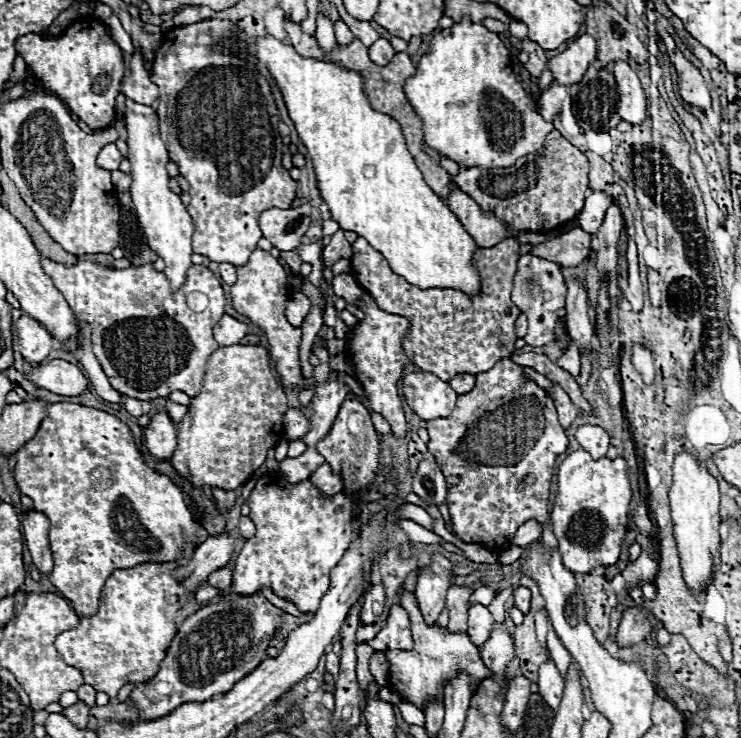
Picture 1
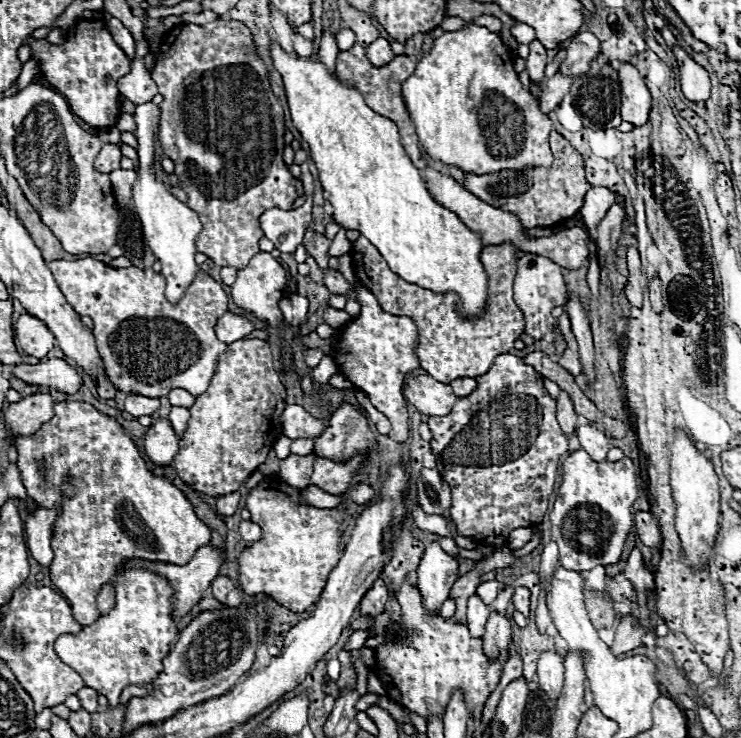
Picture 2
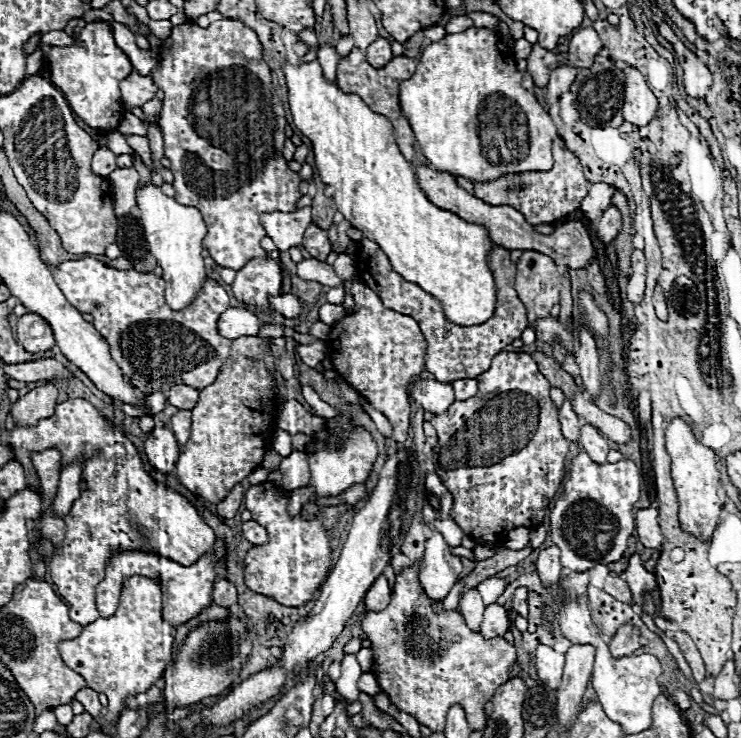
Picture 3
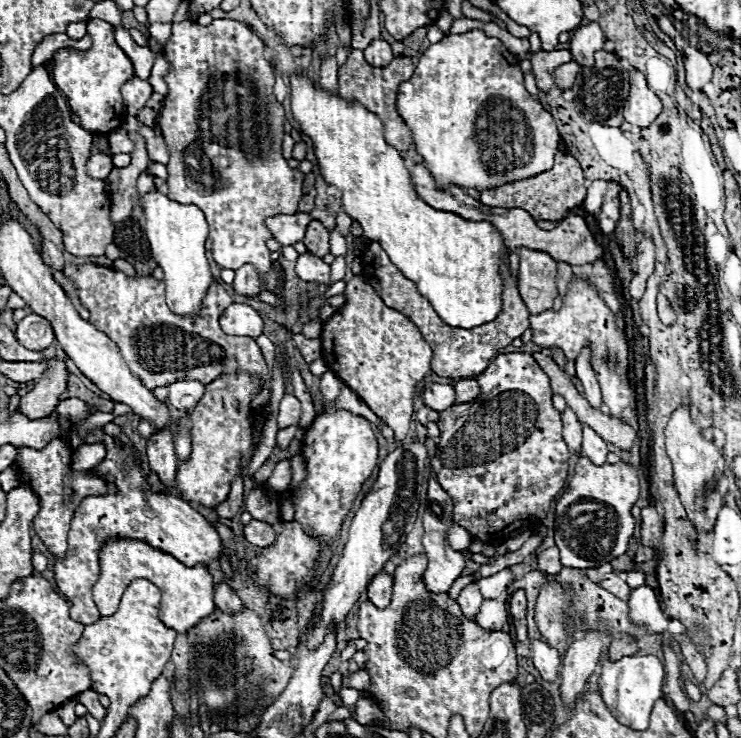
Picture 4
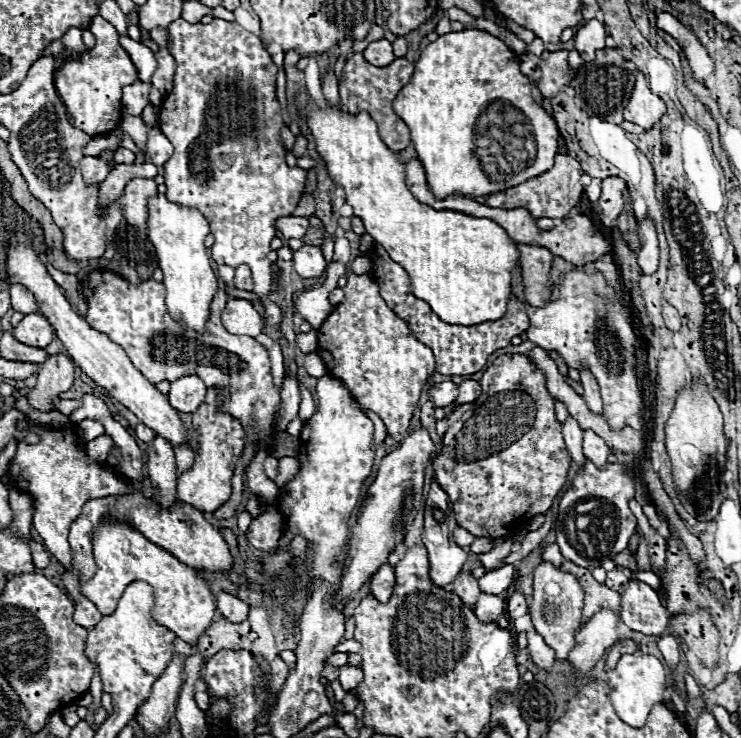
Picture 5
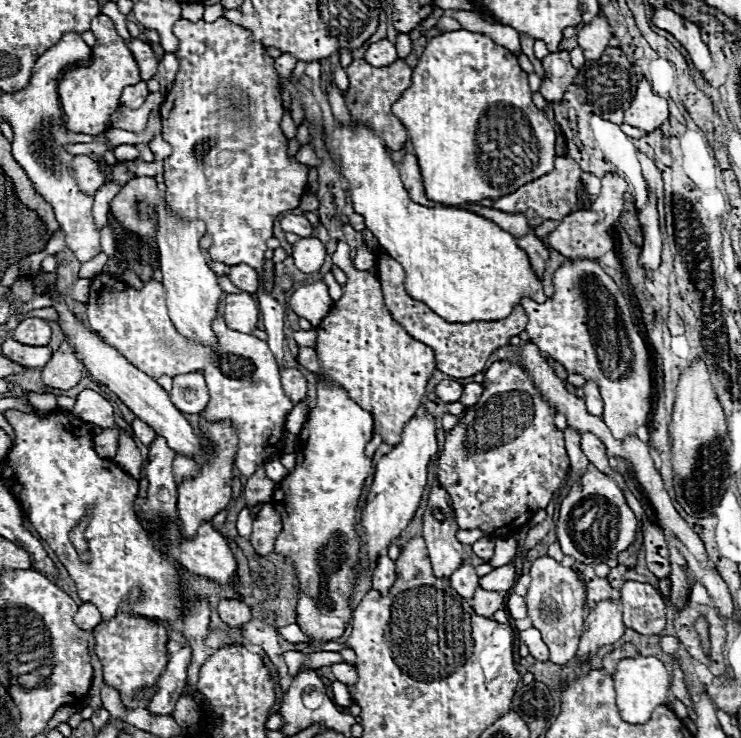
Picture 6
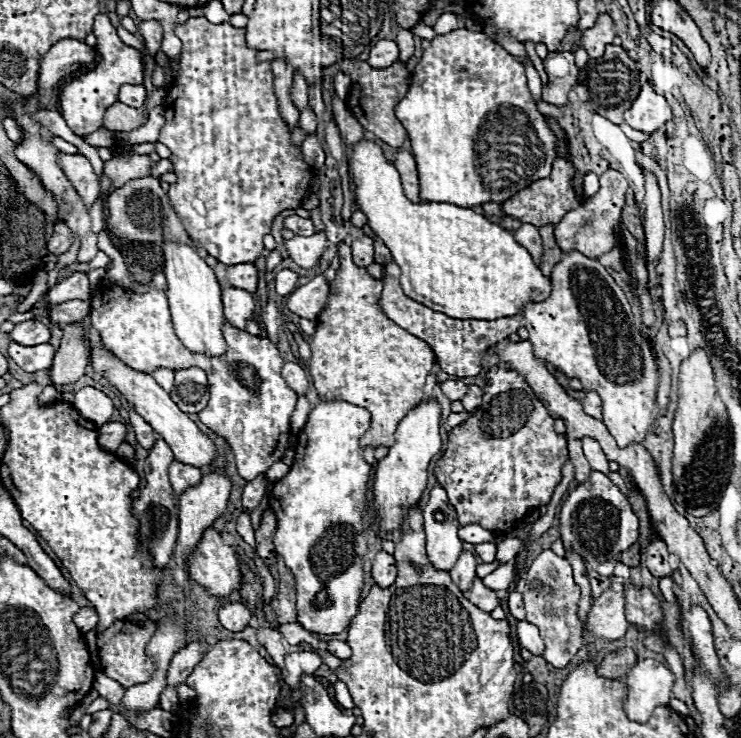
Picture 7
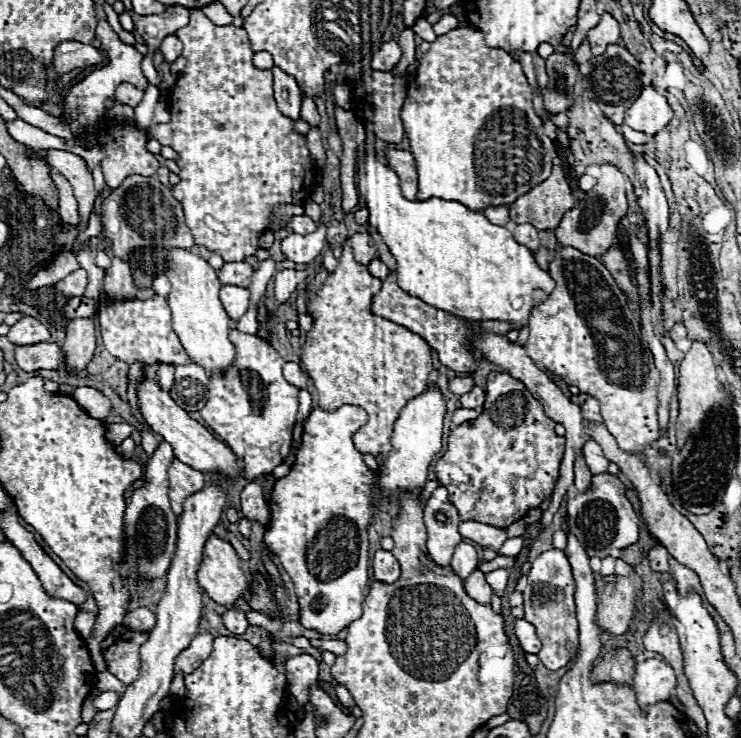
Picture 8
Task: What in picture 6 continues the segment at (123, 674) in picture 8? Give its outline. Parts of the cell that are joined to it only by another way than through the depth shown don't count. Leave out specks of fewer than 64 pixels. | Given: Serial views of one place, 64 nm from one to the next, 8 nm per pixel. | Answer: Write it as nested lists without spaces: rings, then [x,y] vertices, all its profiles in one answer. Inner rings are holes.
[[[122,604],[118,614],[98,624],[92,630],[92,634],[94,634],[94,652],[102,662],[104,682],[120,692],[120,700],[128,710],[136,710],[140,706],[140,698],[136,698],[136,690],[154,686],[156,680],[162,676],[162,670],[166,668],[166,662],[170,658],[166,646],[172,638],[170,632],[164,626],[158,626],[158,622],[152,618],[144,618],[134,612],[128,612],[126,604]]]

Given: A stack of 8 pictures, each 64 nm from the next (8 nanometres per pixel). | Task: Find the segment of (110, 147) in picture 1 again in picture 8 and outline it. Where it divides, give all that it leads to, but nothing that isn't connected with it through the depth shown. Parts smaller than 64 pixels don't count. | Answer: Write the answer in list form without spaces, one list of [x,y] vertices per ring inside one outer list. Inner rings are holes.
[[[48,150],[48,162],[58,170],[74,188],[74,196],[80,206],[81,221],[76,227],[78,233],[86,229],[89,222],[89,214],[94,210],[94,200],[98,198],[98,192],[94,188],[94,178],[88,168],[88,164],[72,152],[64,150]]]

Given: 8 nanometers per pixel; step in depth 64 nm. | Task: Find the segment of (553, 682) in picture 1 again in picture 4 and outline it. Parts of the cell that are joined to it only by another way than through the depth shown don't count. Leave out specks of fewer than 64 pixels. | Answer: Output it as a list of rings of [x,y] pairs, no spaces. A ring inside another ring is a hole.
[[[534,640],[532,642],[532,660],[534,660],[534,666],[536,670],[540,672],[540,676],[546,680],[546,682],[554,682],[558,678],[558,670],[560,670],[560,664],[562,664],[562,656],[558,650],[550,648],[546,642],[542,640]]]

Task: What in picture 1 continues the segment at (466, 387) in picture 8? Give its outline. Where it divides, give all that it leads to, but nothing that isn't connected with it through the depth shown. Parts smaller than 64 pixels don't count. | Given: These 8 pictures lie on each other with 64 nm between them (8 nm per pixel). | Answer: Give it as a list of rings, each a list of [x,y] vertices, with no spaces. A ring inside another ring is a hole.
[[[422,370],[404,374],[402,394],[414,414],[426,422],[450,416],[458,396],[448,382],[440,380],[436,374]]]

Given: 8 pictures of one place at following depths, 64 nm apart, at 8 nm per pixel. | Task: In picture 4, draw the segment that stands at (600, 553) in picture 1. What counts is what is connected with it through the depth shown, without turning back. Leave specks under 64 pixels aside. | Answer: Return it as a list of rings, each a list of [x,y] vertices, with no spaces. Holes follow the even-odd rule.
[[[580,456],[574,476],[556,504],[554,540],[560,548],[562,566],[580,570],[598,568],[624,554],[636,528],[636,520],[630,514],[636,500],[638,474],[634,466],[624,462],[594,466],[586,456]]]

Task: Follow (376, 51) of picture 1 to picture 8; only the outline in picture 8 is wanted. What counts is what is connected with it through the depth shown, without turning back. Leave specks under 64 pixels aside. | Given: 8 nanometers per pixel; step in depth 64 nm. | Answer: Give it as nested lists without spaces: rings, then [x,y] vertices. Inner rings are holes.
[[[394,40],[384,42],[384,44],[380,44],[380,50],[372,56],[370,66],[374,70],[392,70],[398,64],[400,54],[402,54],[402,50],[400,50],[398,42],[394,42]]]

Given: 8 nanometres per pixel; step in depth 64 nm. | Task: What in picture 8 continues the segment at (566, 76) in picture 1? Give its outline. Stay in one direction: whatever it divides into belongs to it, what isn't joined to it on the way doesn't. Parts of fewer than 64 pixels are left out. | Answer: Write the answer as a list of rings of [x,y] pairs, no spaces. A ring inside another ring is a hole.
[[[604,12],[602,18],[600,18],[600,24],[598,24],[596,28],[592,28],[592,30],[586,34],[586,40],[588,40],[590,50],[592,50],[594,56],[604,54],[606,46],[616,44],[616,42],[620,40],[618,22],[616,22],[608,12]]]

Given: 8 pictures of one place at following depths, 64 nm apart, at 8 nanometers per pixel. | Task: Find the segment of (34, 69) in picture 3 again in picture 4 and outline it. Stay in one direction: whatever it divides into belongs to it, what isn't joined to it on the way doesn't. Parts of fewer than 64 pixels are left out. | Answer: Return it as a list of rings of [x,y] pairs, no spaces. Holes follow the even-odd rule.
[[[54,34],[54,36],[46,36],[34,50],[32,54],[32,68],[38,68],[46,62],[50,62],[52,58],[52,52],[54,50],[60,50],[60,48],[78,48],[78,50],[86,50],[90,48],[90,38],[84,36],[82,40],[72,40],[68,38],[66,34]]]

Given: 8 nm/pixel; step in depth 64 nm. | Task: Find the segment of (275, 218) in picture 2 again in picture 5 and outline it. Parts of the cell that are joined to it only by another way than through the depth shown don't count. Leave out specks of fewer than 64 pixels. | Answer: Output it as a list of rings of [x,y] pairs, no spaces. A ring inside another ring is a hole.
[[[282,216],[274,222],[274,228],[284,236],[284,240],[304,238],[308,230],[308,218],[306,216]]]

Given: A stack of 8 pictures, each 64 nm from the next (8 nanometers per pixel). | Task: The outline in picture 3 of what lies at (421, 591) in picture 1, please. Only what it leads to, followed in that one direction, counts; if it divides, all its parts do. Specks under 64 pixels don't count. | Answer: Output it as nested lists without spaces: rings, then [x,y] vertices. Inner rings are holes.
[[[432,532],[432,536],[426,540],[426,552],[418,574],[424,592],[434,602],[444,600],[452,586],[458,582],[460,570],[460,558],[448,552],[448,544],[440,532]]]

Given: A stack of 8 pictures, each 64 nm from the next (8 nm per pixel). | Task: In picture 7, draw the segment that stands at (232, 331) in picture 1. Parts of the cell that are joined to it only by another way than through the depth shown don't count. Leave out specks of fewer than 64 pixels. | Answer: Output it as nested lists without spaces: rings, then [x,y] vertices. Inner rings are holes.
[[[226,288],[222,304],[224,304],[224,318],[240,330],[246,328],[248,320],[254,316],[254,308],[256,308],[252,294],[246,290],[240,290],[240,288]]]

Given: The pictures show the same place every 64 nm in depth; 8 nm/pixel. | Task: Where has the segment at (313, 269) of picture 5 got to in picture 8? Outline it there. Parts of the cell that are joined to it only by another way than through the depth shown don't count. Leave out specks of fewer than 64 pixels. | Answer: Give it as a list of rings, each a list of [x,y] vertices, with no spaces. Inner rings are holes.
[[[320,224],[316,228],[316,232],[308,234],[308,236],[291,233],[288,238],[282,240],[282,252],[288,260],[296,262],[296,264],[314,264],[316,256],[322,254],[322,250],[326,248],[326,228],[324,224]]]

